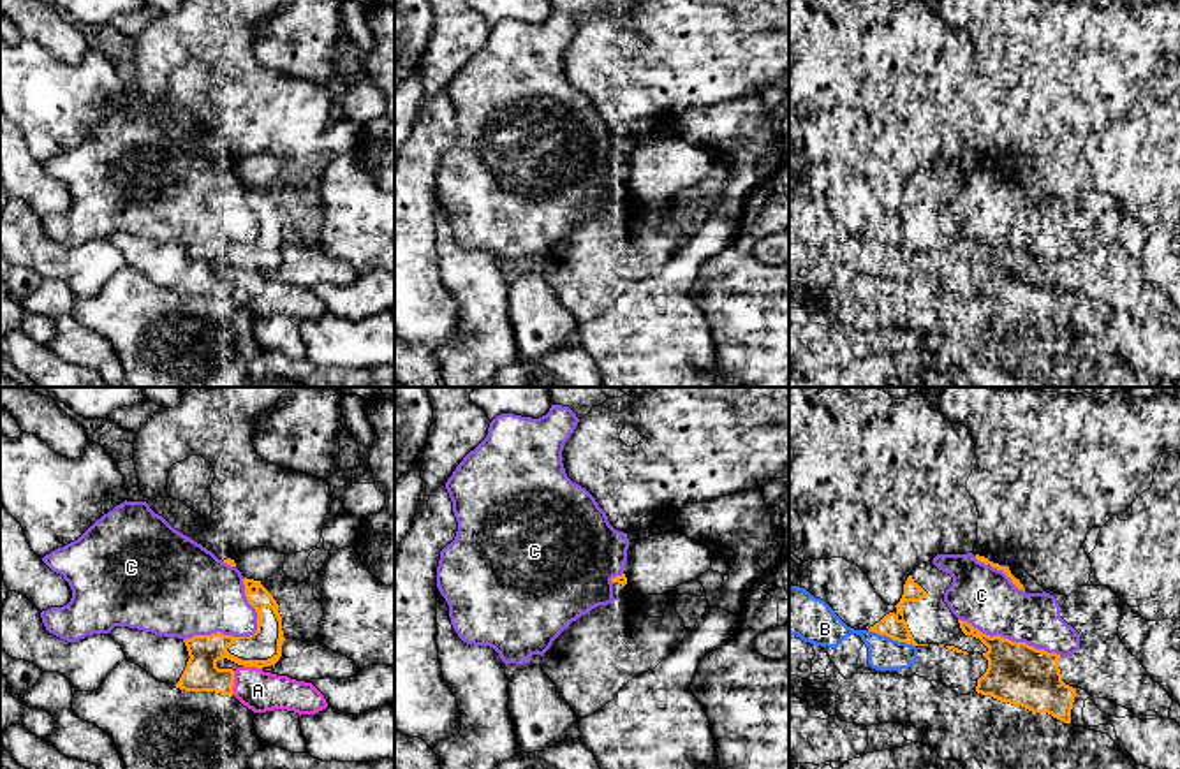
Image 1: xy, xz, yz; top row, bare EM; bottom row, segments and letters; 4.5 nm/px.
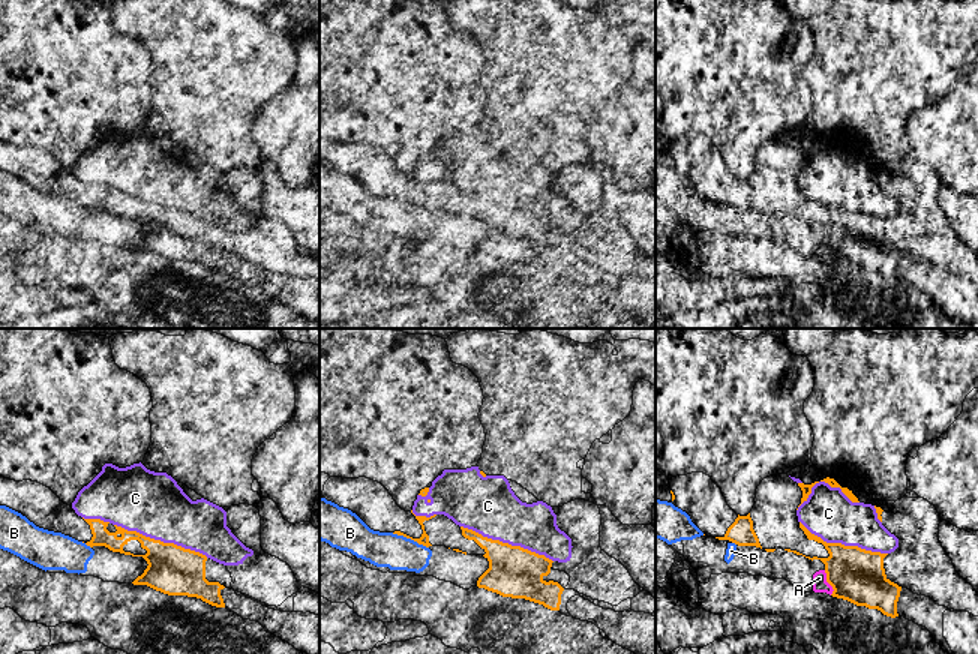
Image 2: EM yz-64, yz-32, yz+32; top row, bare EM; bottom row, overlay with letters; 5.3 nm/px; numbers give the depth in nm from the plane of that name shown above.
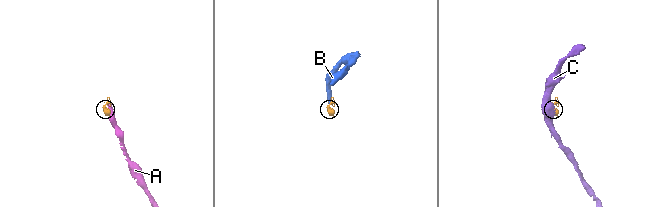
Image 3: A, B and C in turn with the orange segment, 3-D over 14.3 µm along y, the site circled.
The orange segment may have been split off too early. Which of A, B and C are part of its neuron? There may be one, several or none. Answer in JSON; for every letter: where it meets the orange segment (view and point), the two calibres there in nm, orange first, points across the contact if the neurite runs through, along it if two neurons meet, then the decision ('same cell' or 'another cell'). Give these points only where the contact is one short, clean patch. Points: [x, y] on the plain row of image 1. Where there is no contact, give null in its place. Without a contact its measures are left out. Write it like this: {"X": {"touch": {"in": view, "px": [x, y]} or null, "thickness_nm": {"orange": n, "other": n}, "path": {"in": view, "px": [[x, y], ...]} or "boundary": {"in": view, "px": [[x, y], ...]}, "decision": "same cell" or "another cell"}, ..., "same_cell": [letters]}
{"A": {"touch": {"in": "xy", "px": [233, 289]}, "thickness_nm": {"orange": 160, "other": 180}, "decision": "another cell"}, "B": {"touch": {"in": "yz", "px": [892, 243]}, "thickness_nm": {"orange": 100, "other": 150}, "decision": "another cell"}, "C": {"touch": {"in": "xy", "px": [245, 243]}, "thickness_nm": {"orange": 150, "other": 320}, "decision": "another cell"}, "same_cell": []}

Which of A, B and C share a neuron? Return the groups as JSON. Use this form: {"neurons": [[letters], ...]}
{"neurons": [["A", "B"], ["C"]]}

